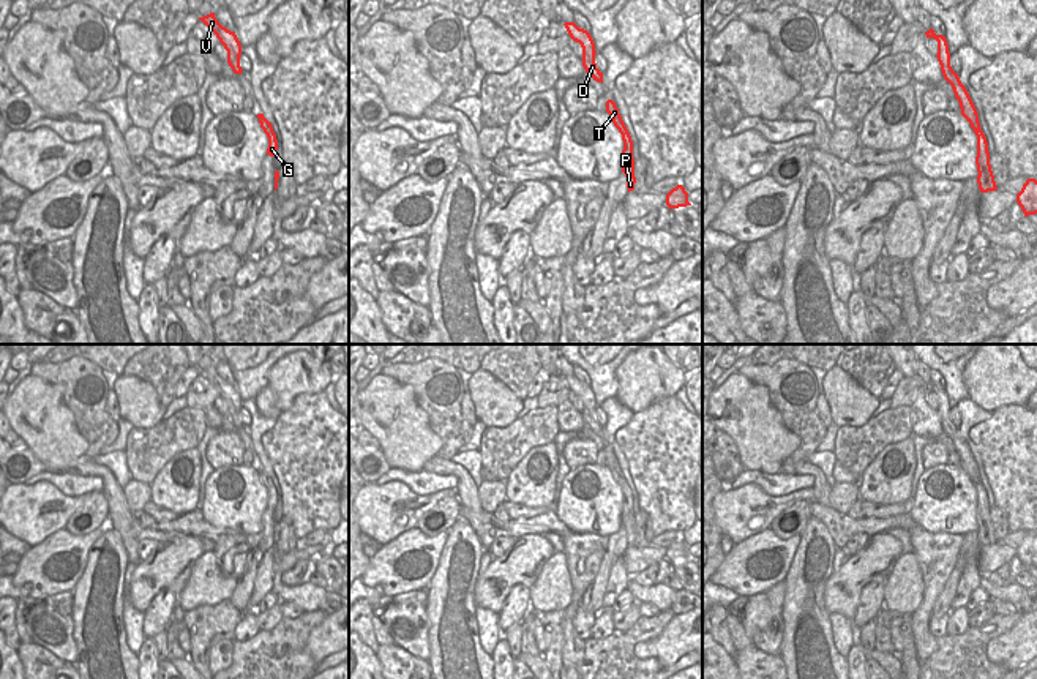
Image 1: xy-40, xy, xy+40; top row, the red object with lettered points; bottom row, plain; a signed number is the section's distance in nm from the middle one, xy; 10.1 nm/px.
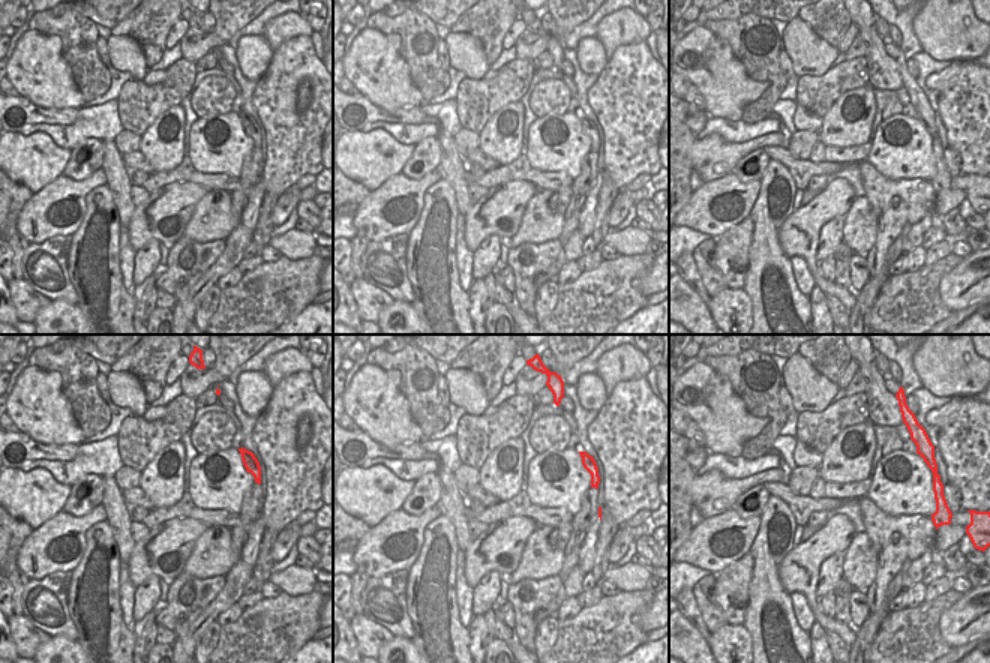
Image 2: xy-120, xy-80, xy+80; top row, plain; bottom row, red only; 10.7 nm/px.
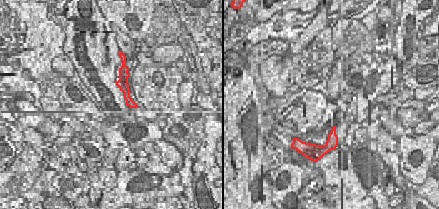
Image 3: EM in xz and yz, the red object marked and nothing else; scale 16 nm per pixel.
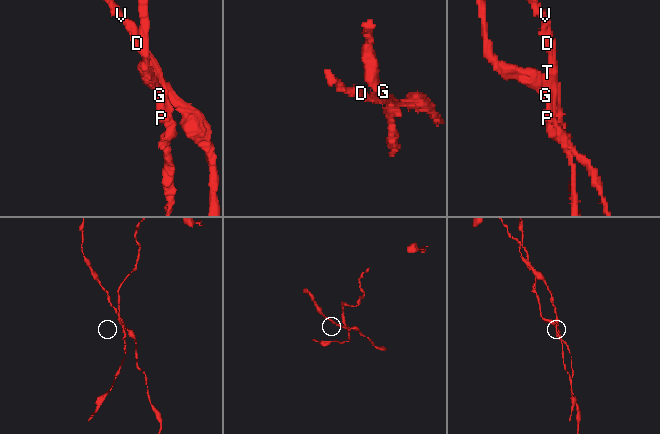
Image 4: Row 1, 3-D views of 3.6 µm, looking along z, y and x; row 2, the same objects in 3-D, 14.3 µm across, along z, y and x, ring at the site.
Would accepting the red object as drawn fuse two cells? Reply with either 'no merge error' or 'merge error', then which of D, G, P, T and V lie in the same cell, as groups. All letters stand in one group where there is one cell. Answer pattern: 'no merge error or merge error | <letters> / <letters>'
merge error | D V / G P T

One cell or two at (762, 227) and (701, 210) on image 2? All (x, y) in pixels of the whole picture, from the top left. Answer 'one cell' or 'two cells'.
two cells

